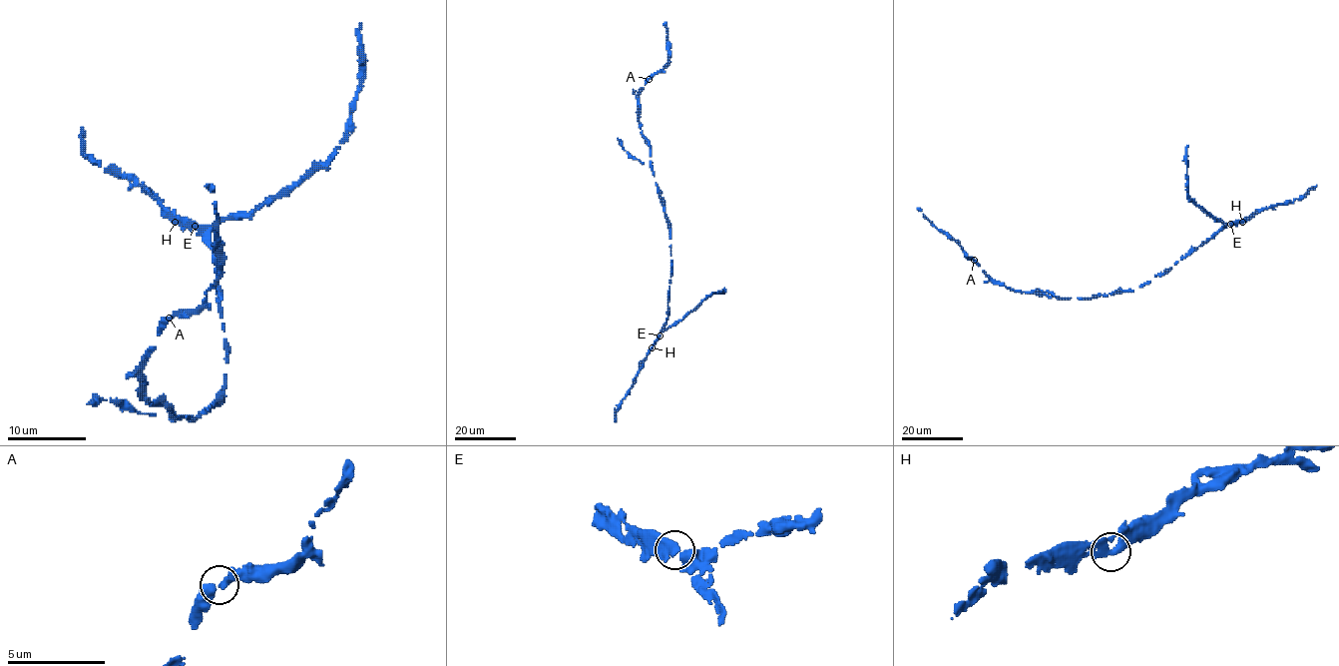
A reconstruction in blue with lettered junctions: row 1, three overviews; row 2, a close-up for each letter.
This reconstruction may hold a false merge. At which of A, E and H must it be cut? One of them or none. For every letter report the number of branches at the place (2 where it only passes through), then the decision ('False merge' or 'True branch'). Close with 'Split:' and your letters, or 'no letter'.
A: Branches: 2. True branch
E: Branches: 2. True branch
H: Branches: 2. True branch
Split: no letter

